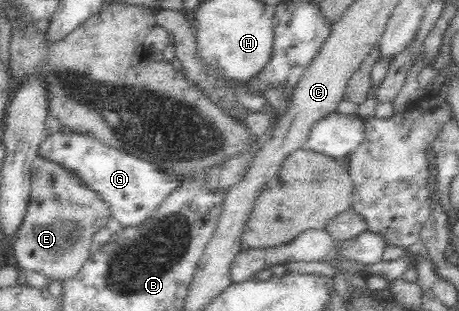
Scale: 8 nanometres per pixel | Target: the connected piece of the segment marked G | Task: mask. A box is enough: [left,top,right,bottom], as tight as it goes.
[38,131,180,227]

